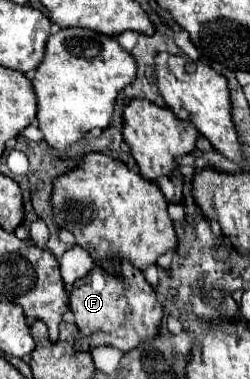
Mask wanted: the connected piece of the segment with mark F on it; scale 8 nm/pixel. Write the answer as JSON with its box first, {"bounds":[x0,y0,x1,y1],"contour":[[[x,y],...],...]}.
{"bounds":[69,262,163,352],"contour":[[[121,262],[121,278],[107,274],[103,268],[95,266],[85,278],[73,284],[69,294],[69,308],[79,326],[79,336],[75,348],[89,352],[97,346],[113,346],[123,352],[157,338],[163,322],[163,308],[157,302],[155,288],[145,280],[141,270],[135,270],[129,262]]]}

